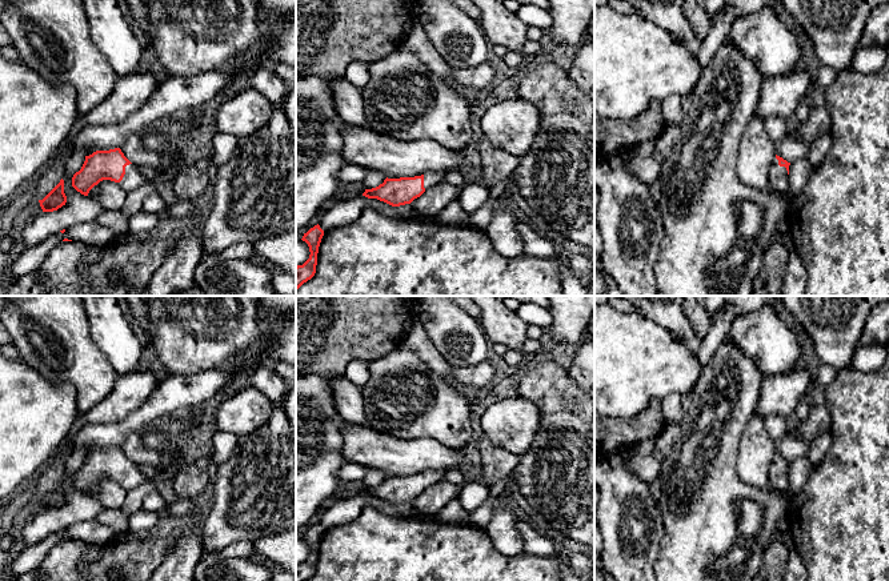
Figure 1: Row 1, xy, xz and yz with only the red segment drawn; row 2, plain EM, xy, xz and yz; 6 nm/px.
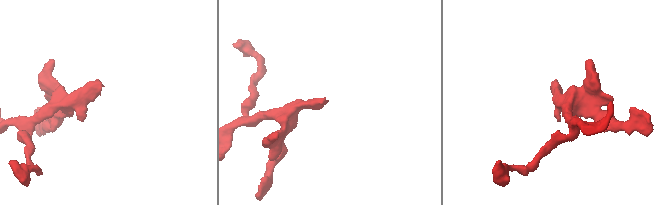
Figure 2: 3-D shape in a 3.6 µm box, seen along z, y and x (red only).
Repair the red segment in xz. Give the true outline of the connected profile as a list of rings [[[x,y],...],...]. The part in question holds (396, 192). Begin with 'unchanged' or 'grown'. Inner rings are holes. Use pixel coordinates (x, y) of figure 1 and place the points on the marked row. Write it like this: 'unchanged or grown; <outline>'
grown; [[[428,172],[415,177],[385,179],[383,184],[376,188],[365,189],[363,196],[368,199],[377,199],[392,207],[411,204],[420,197],[427,189],[439,185],[446,176],[443,172]]]

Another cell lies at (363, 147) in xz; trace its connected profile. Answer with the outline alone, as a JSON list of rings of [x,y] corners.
[[[344,125],[341,157],[347,164],[377,171],[388,179],[415,177],[428,172],[473,169],[462,149],[448,149],[433,140],[403,141],[369,128]]]

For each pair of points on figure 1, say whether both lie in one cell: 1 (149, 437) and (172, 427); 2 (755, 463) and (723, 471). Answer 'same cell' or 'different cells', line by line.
1: same cell
2: different cells

